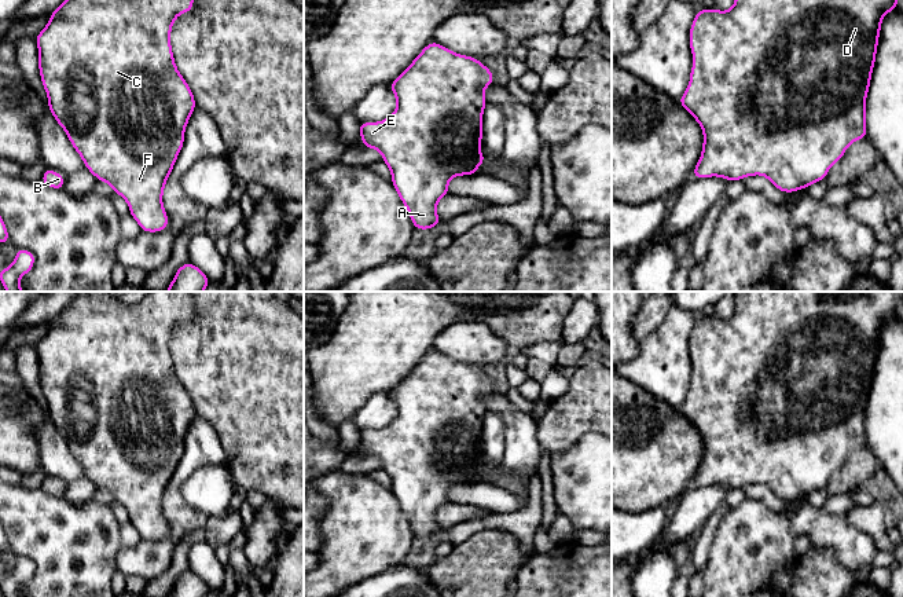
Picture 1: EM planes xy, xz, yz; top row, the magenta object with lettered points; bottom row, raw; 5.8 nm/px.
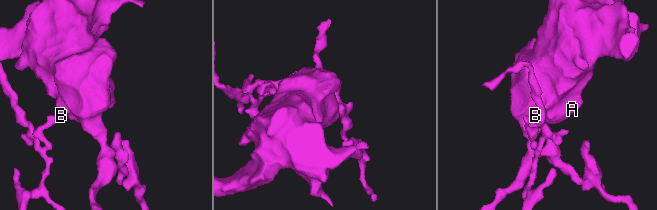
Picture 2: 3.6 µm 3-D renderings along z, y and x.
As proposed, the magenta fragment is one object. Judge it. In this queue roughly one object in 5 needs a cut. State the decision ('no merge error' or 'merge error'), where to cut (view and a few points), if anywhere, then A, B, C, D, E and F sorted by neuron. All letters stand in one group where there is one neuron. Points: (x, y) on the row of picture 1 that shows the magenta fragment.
no merge error | no cut | A B C D E F

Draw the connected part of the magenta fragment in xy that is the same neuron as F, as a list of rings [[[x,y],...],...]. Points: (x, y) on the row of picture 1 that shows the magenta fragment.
[[[66,0],[34,37],[49,111],[85,168],[128,202],[144,232],[169,226],[162,194],[197,107],[170,47],[175,19],[192,8],[194,0]]]

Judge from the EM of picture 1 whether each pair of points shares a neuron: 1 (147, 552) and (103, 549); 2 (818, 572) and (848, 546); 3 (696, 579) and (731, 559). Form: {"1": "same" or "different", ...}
{"1": "different", "2": "different", "3": "different"}

